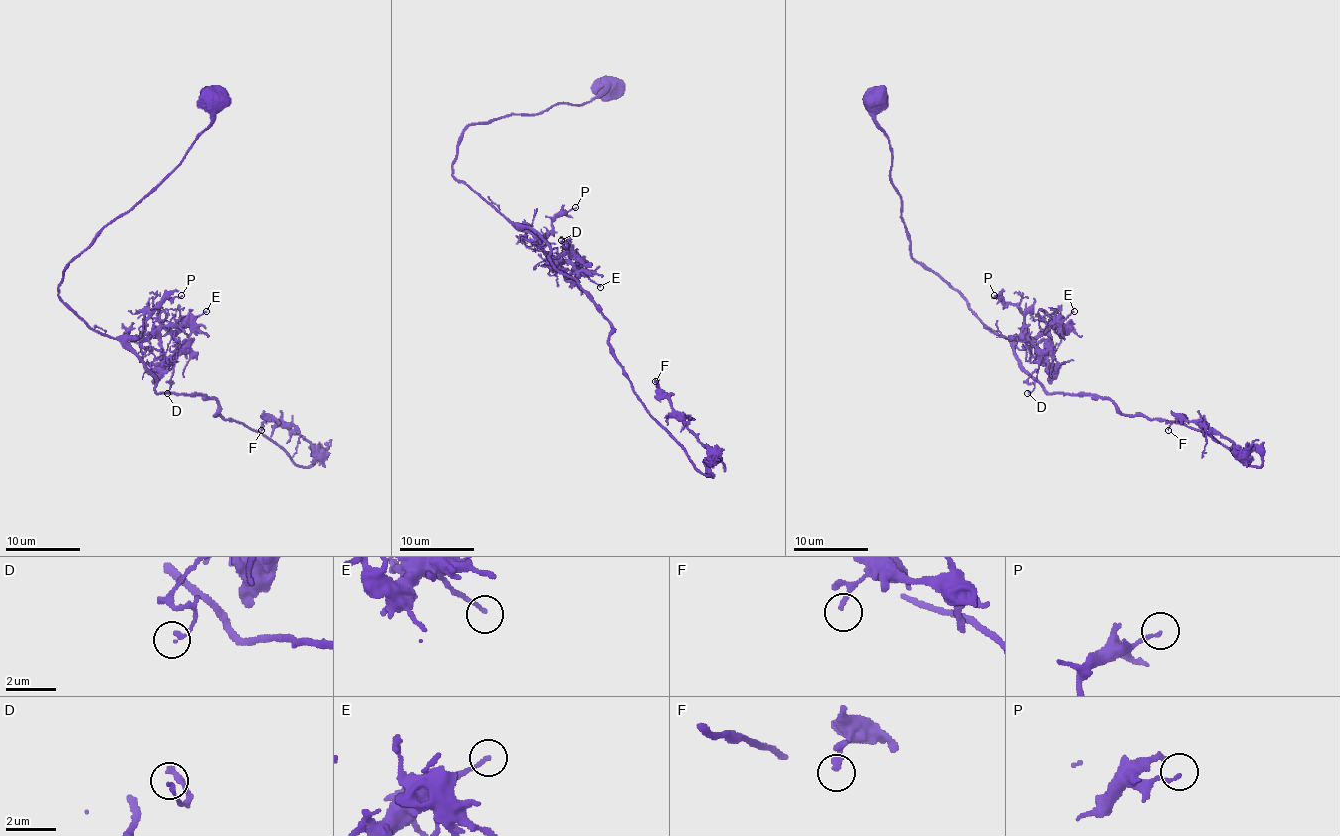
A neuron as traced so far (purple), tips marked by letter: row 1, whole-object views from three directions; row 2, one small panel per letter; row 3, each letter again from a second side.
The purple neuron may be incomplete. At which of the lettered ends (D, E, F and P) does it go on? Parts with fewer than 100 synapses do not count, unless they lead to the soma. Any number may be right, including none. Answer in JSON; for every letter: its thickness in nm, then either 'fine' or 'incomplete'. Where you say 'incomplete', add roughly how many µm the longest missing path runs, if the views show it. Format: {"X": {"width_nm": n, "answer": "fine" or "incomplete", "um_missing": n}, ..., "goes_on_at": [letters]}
{"D": {"width_nm": 140, "answer": "fine"}, "E": {"width_nm": 140, "answer": "fine"}, "F": {"width_nm": 120, "answer": "fine"}, "P": {"width_nm": 110, "answer": "fine"}, "goes_on_at": []}

